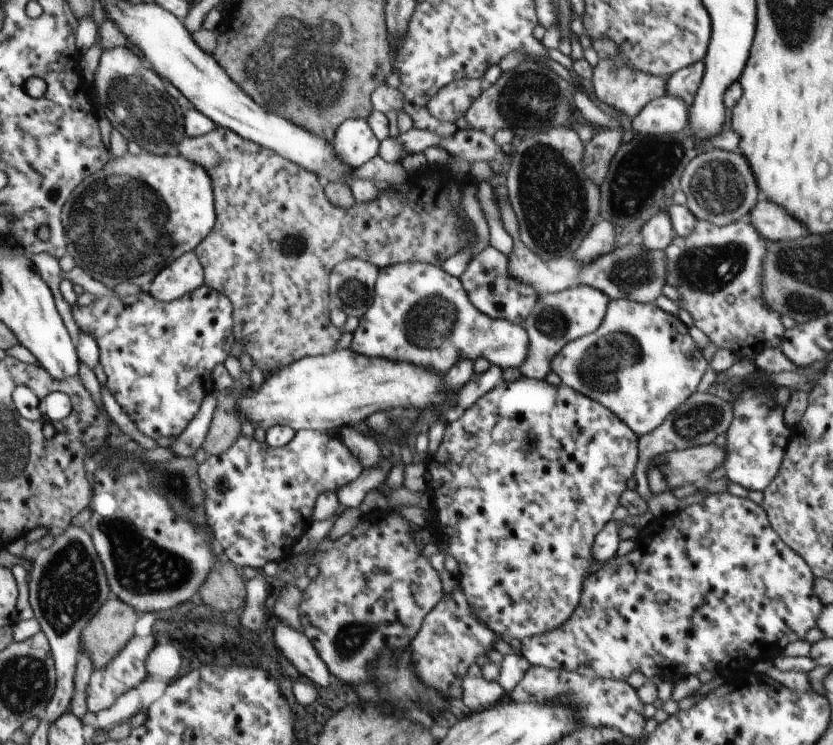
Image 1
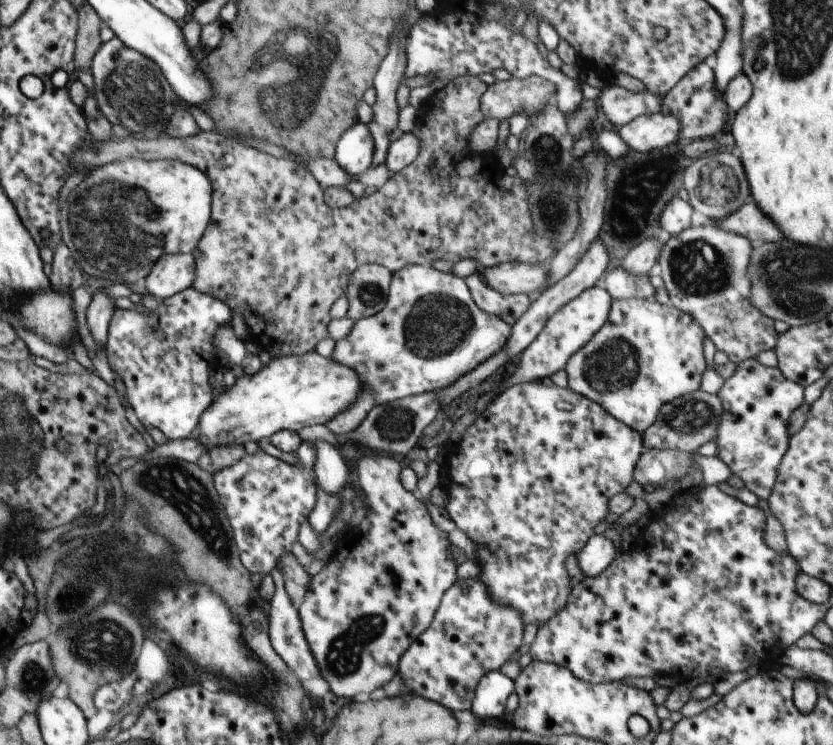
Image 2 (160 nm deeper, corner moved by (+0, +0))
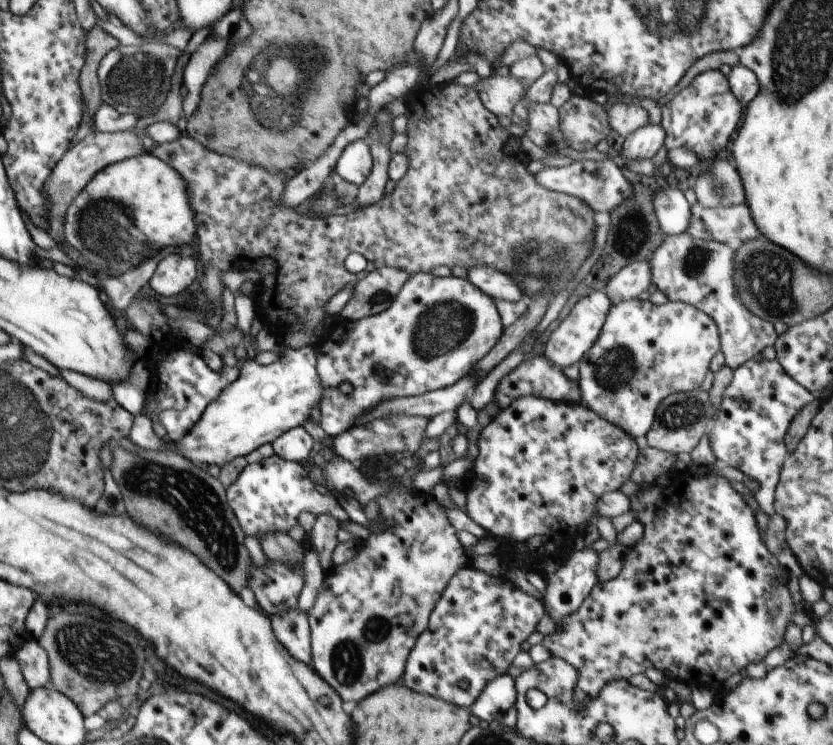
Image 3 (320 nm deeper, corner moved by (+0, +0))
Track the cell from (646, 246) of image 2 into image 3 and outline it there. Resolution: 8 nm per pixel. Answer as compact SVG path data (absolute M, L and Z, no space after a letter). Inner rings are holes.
M638 261L625 266L606 287L610 298L616 296L620 300L637 299L653 282L650 265L647 261Z

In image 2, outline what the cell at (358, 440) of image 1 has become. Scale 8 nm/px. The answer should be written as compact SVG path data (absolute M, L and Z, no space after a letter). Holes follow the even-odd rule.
M377 454L376 456L364 457L359 461L358 466L358 482L365 494L365 509L368 514L373 517L373 526L368 528L368 533L354 531L352 533L343 534L342 539L338 543L338 552L335 559L328 562L320 573L311 577L309 587L307 588L304 602L299 606L299 615L301 625L308 643L312 656L318 662L320 674L322 678L328 682L330 690L340 696L340 698L356 698L358 694L370 694L376 688L382 688L386 682L390 682L394 678L394 674L398 672L398 662L402 655L409 649L409 646L414 642L422 632L424 632L431 624L436 609L439 607L443 594L448 590L454 582L456 582L457 568L456 561L450 557L448 547L452 546L448 533L440 530L430 519L430 514L426 509L426 505L418 498L416 493L411 493L404 488L401 483L400 461L395 460L391 456Z

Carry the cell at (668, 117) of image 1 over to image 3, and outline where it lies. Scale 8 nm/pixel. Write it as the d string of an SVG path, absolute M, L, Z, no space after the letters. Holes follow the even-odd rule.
M648 124L622 140L621 156L628 161L654 160L655 154L664 146L665 141L665 130Z

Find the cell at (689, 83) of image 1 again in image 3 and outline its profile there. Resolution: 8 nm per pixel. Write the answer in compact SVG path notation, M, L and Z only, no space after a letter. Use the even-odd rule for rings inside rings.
M720 69L708 70L694 78L691 84L661 109L661 127L665 130L664 146L669 149L685 148L695 152L700 160L716 160L720 150L726 148L732 134L738 130L742 122L742 104L730 90L727 76Z

